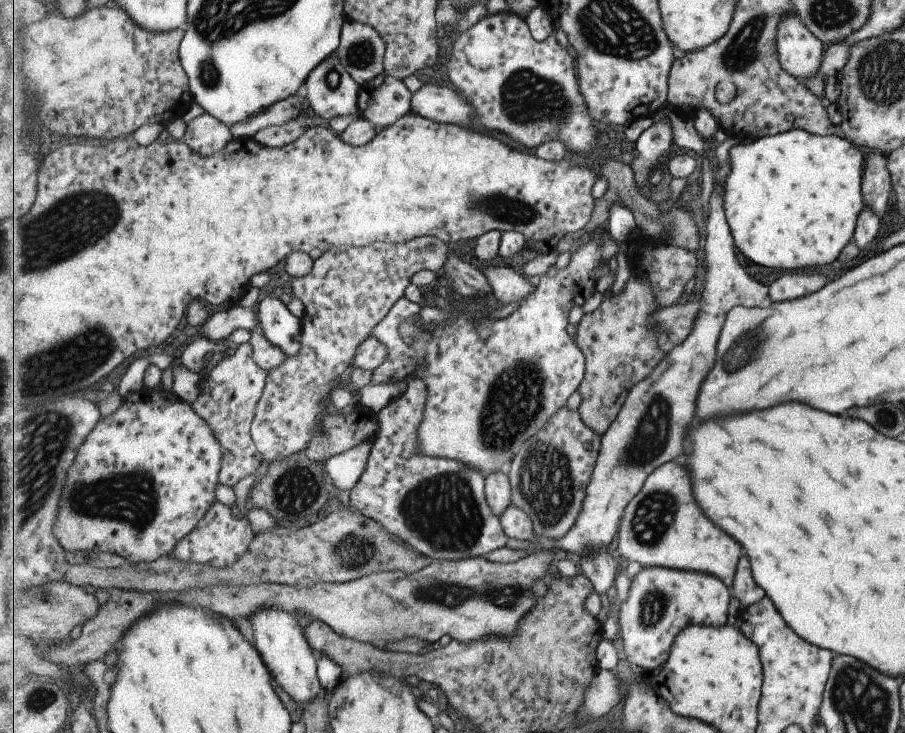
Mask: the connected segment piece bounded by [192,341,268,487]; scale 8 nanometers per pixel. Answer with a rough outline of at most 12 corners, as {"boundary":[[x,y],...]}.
{"boundary":[[247,341],[223,350],[193,402],[222,444],[220,481],[259,470],[249,426],[267,370]]}

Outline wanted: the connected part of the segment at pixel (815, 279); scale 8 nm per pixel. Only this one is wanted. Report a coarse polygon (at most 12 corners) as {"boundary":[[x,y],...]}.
{"boundary":[[817,272],[783,274],[769,285],[774,303],[823,288]]}

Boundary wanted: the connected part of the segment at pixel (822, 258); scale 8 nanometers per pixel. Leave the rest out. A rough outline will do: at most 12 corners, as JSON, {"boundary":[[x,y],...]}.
{"boundary":[[803,129],[731,148],[738,250],[831,264],[864,206],[864,157]]}

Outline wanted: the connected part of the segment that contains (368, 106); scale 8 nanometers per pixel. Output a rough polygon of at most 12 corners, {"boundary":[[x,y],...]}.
{"boundary":[[377,76],[361,90],[360,114],[378,129],[412,110],[400,78]]}

